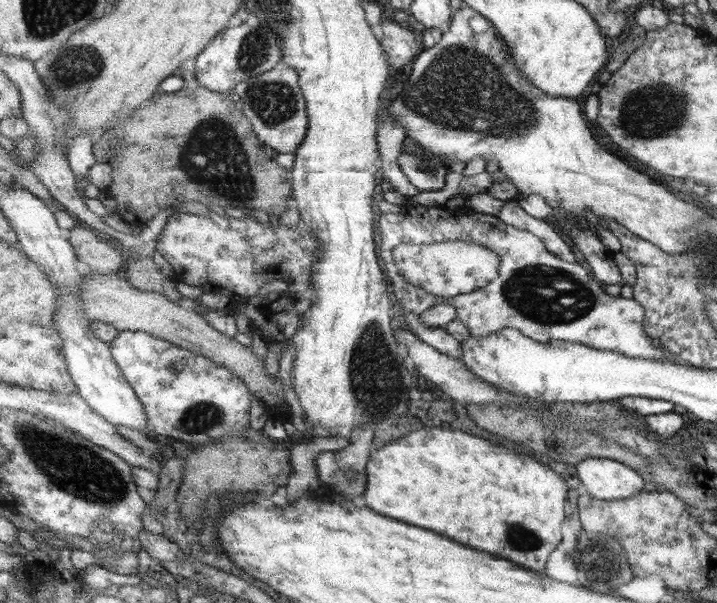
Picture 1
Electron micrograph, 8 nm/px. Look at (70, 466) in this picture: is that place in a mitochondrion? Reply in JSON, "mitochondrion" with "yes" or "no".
{"mitochondrion":"yes"}

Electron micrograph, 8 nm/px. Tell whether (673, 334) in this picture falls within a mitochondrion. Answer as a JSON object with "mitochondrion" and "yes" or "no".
{"mitochondrion":"no"}

